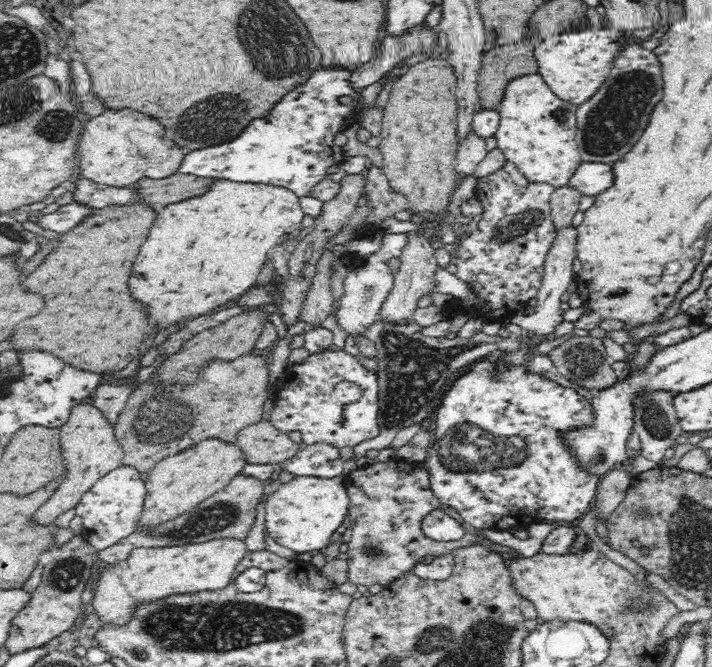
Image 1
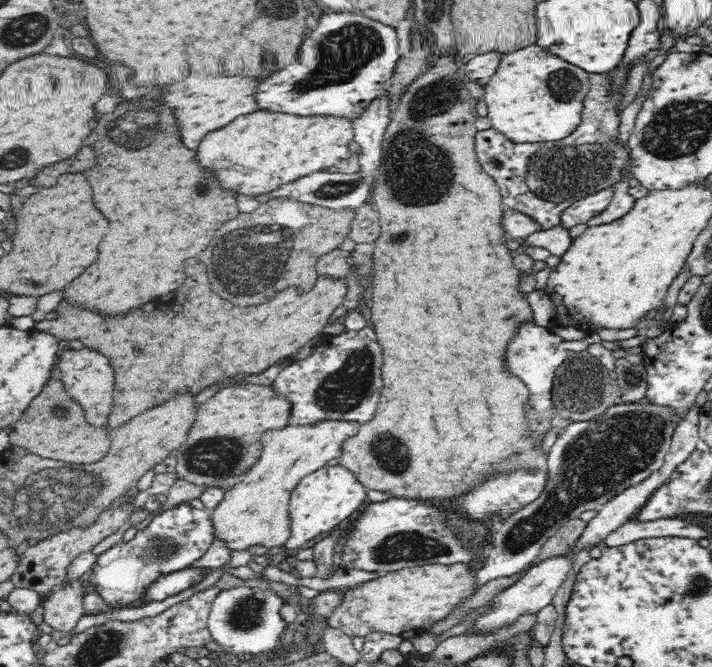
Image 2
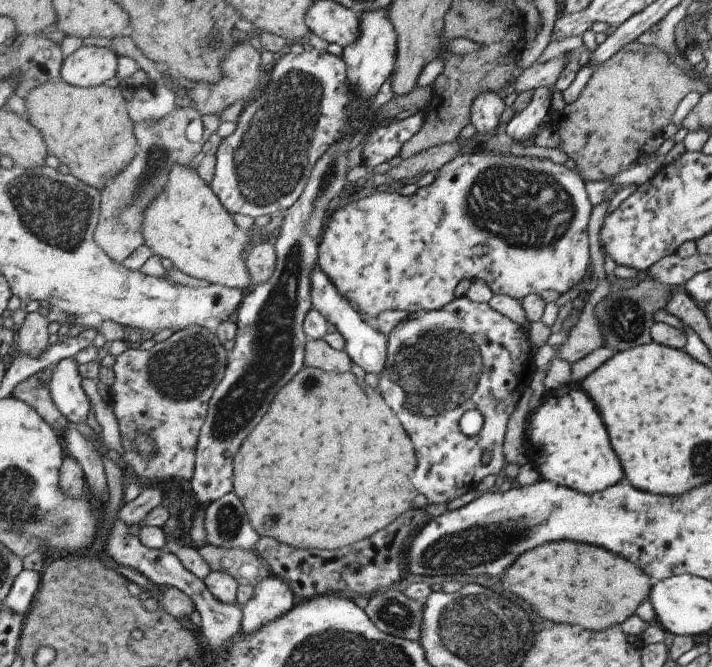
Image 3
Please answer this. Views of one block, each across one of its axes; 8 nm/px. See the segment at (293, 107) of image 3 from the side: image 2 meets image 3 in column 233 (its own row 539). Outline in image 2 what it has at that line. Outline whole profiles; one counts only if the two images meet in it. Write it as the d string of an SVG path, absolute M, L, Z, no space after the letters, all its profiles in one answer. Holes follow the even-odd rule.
M182 502L170 510L156 515L149 525L138 530L128 542L106 549L91 566L93 572L87 579L95 584L95 590L107 606L116 604L136 604L160 575L182 570L202 558L214 540L214 527L210 520L211 510L196 509Z

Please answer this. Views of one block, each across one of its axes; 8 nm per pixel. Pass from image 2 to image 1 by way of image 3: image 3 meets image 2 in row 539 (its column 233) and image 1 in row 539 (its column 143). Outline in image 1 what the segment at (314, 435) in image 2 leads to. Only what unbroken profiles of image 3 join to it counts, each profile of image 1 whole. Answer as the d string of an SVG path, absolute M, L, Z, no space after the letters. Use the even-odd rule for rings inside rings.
M221 538L198 544L134 548L128 558L108 563L96 581L92 608L102 620L102 626L125 626L133 621L137 608L146 603L162 602L174 595L193 595L202 591L217 591L234 582L236 568L247 553L245 541Z

